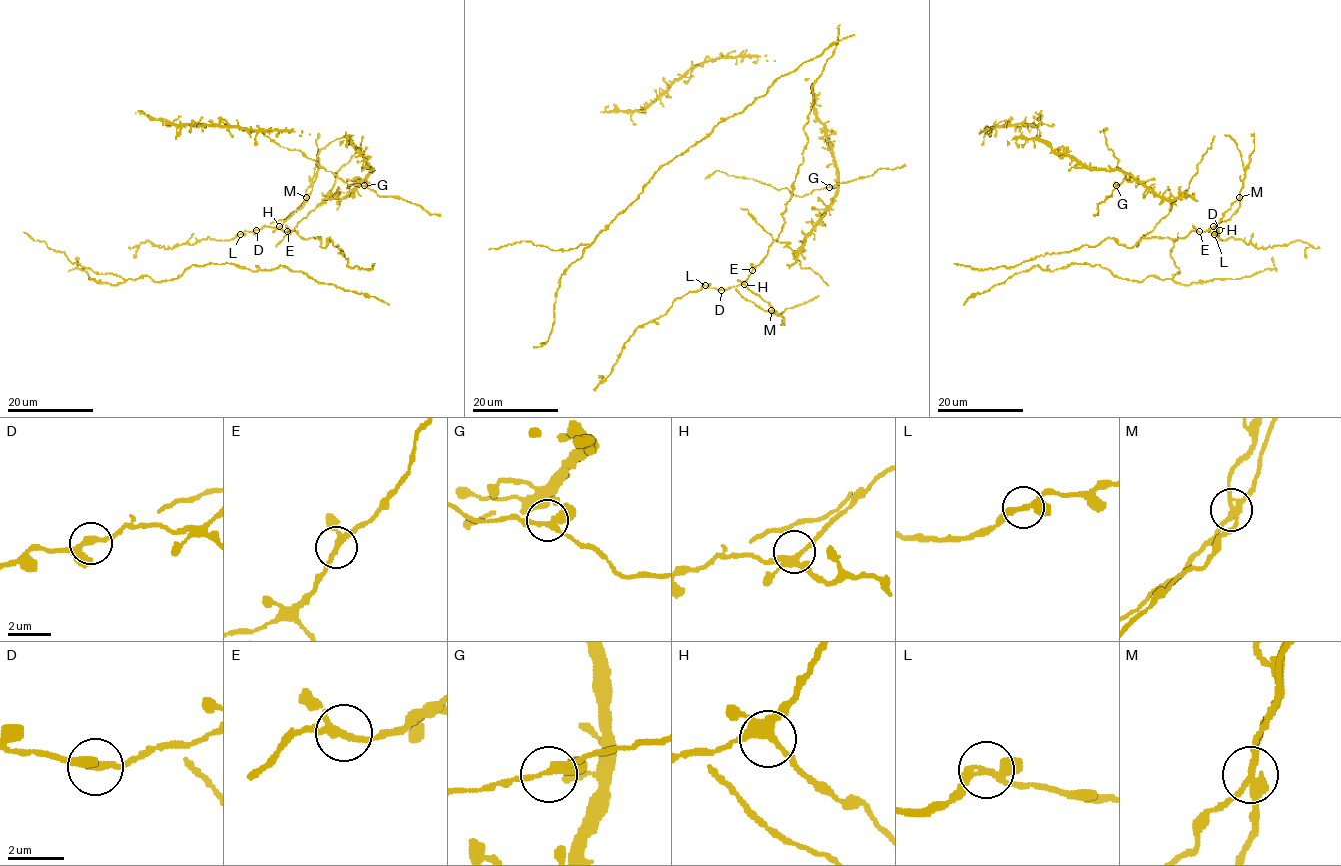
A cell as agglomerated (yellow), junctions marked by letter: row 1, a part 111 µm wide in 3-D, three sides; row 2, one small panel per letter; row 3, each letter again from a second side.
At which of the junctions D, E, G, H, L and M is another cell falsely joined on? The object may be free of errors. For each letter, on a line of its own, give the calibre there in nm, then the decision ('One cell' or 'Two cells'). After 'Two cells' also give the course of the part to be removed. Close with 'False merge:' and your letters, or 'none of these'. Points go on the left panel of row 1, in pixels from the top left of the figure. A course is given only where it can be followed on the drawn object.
D: Thickness 220 nm. One cell
E: Thickness 240 nm. One cell
G: Thickness 240 nm. One cell
H: Thickness 280 nm. One cell
L: Thickness 260 nm. One cell
M: Thickness 240 nm. Two cells
False merge: M

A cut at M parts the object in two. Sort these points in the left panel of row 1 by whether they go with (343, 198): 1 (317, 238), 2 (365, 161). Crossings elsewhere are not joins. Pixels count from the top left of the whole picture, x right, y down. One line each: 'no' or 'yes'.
1: yes
2: yes

